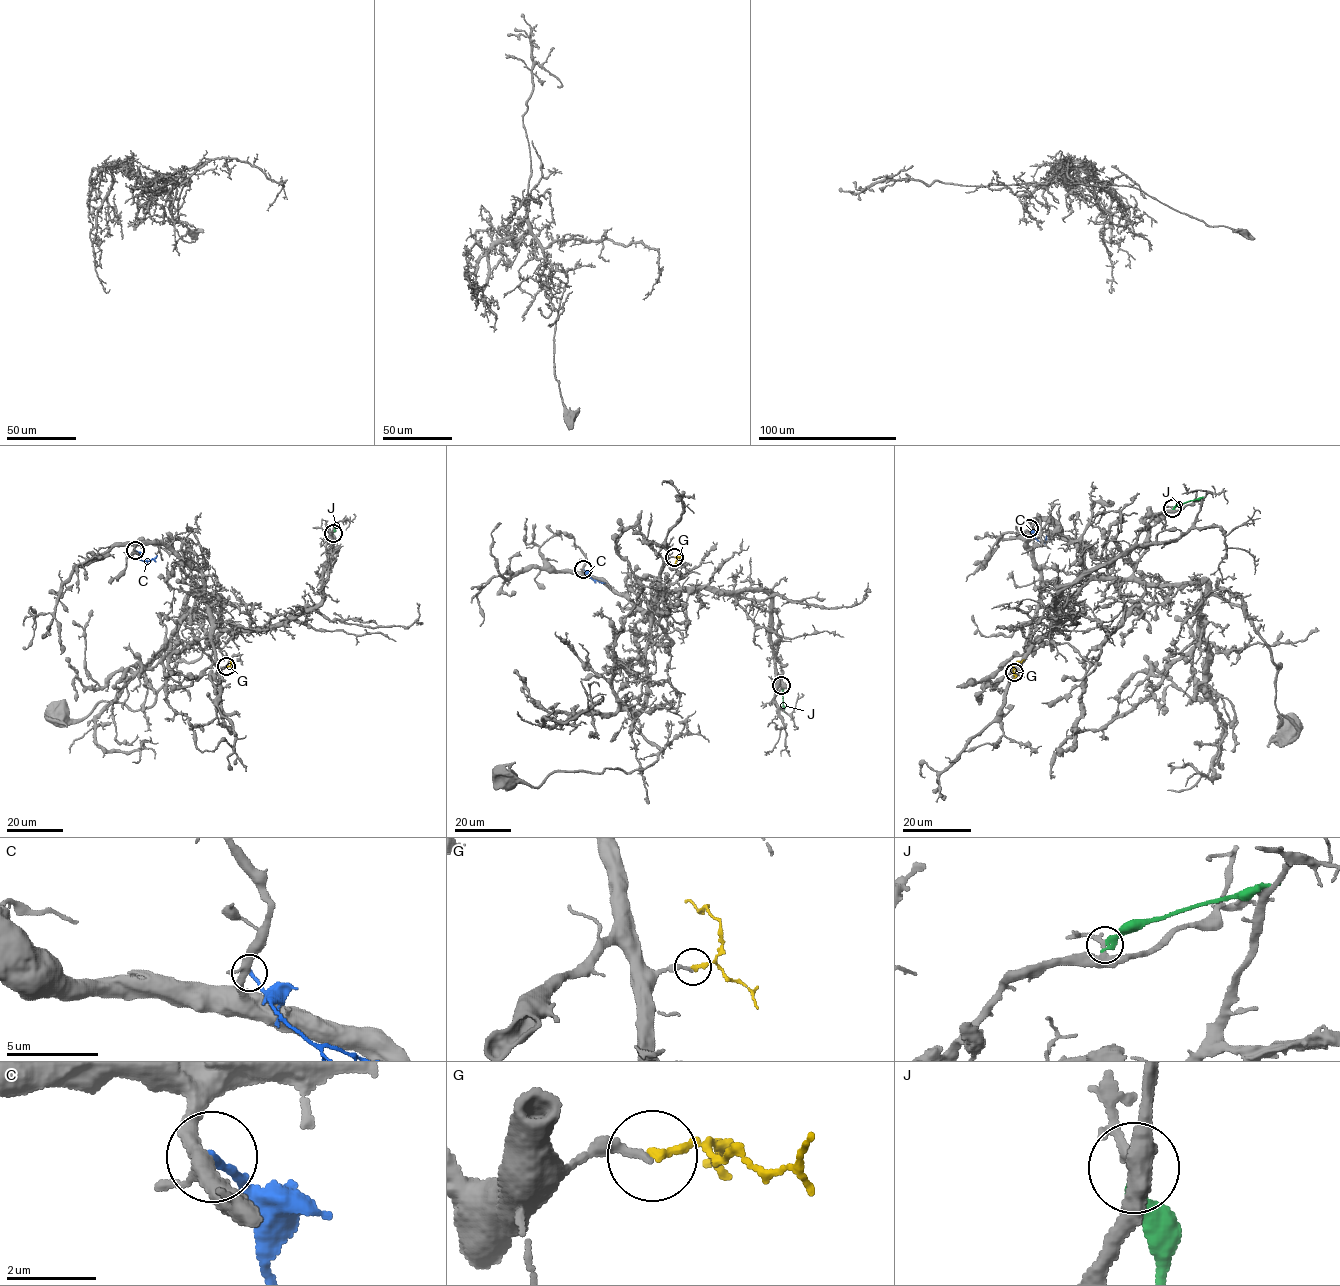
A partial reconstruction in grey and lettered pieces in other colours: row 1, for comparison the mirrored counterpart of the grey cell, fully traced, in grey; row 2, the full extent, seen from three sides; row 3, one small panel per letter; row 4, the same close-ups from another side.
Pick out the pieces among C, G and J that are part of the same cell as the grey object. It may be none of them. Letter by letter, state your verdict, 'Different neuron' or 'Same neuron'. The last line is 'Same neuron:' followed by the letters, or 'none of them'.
C: Different neuron
G: Same neuron
J: Different neuron
Same neuron: G

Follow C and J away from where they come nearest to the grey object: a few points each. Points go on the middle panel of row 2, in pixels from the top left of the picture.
C: (583, 569), (591, 578), (605, 583)
J: (781, 685), (784, 712)

